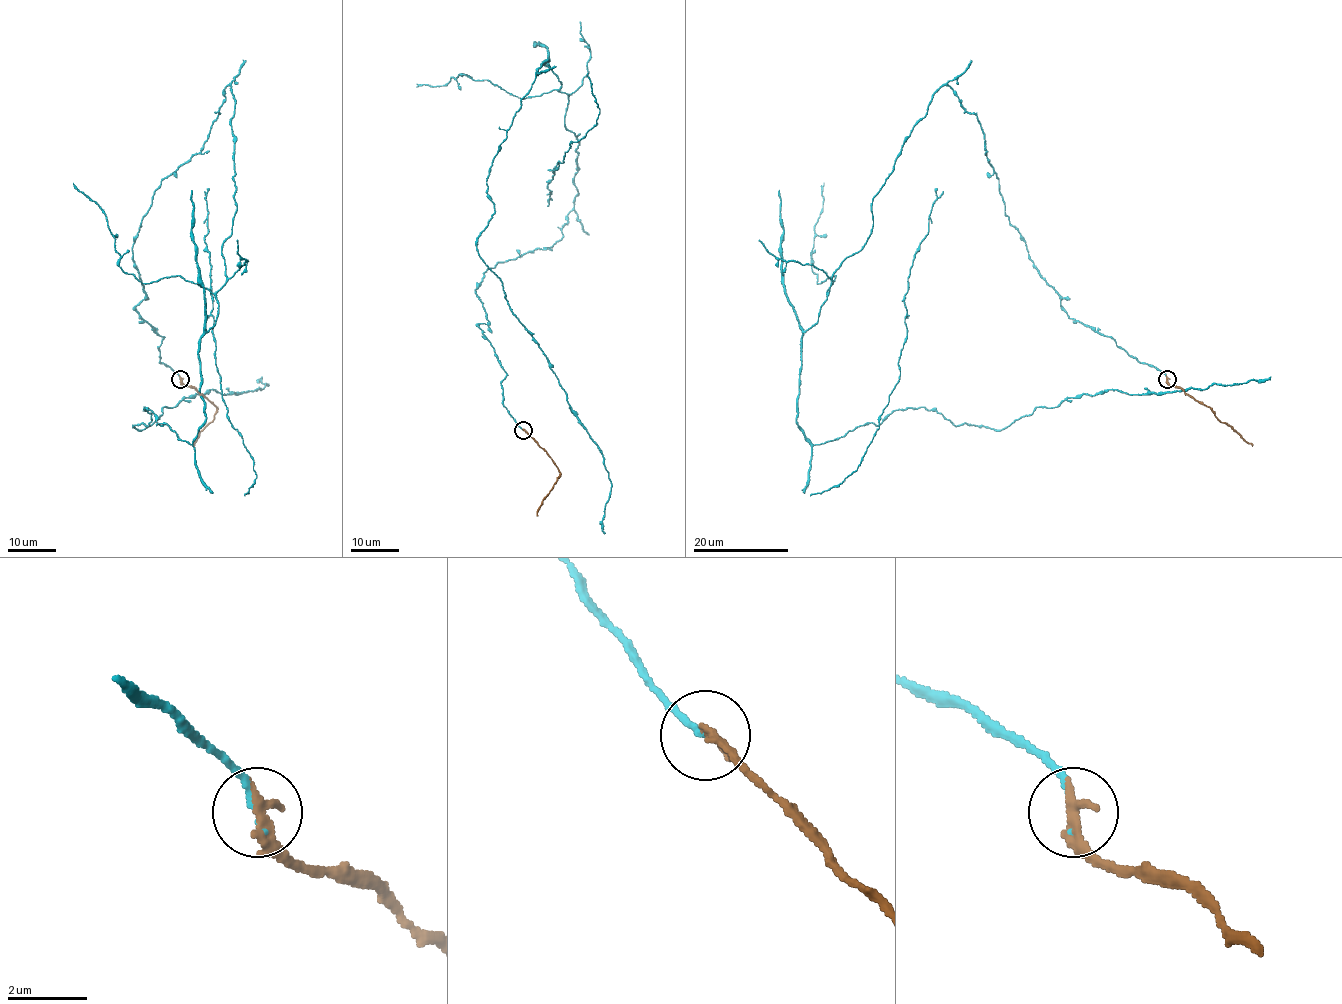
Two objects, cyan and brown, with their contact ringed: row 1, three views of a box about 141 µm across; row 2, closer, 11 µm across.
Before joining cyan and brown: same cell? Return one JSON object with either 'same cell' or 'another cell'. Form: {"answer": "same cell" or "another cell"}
{"answer": "same cell"}

